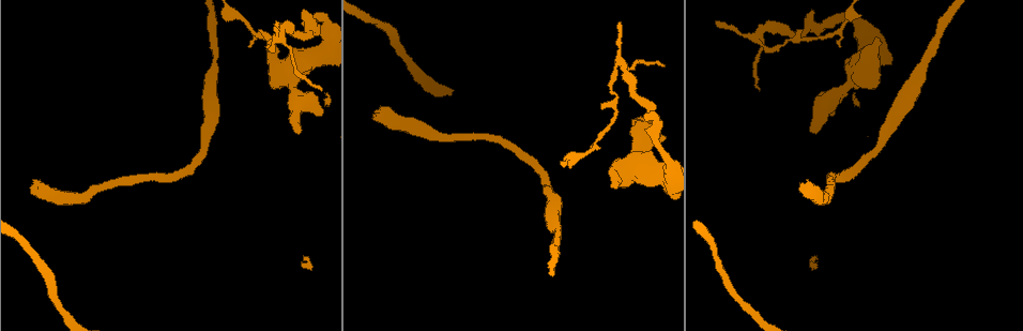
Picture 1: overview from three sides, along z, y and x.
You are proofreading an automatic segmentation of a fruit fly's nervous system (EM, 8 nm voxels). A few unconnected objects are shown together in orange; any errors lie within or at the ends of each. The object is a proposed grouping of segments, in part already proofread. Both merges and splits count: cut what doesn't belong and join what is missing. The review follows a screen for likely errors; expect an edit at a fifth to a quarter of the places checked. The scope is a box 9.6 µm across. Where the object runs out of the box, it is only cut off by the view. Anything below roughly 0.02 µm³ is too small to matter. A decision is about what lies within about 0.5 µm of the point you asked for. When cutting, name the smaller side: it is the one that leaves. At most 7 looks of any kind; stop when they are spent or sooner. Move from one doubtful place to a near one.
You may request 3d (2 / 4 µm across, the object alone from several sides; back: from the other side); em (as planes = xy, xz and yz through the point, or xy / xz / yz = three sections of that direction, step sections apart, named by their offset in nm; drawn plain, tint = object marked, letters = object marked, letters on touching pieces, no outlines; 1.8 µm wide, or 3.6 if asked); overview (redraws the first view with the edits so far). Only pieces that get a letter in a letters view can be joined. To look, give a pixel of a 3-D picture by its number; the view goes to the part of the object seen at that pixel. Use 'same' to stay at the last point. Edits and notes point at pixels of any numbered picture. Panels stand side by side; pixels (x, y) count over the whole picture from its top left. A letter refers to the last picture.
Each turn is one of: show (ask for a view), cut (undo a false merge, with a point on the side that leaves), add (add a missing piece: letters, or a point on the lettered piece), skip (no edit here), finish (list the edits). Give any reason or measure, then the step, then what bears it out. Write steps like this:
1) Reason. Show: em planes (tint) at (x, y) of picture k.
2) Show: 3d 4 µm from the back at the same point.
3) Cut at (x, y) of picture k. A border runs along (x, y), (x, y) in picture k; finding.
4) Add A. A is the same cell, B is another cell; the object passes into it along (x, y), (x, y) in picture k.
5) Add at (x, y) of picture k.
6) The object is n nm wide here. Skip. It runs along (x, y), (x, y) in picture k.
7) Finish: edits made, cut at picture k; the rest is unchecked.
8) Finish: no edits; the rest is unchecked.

An open end. Show: 3d 2 µm at (813, 131) of picture 1.

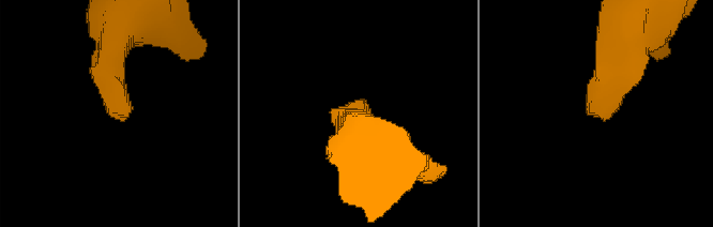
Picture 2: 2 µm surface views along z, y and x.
Shape alone is not enough. Show: em planes (letters) at (601, 117) of picture 2.

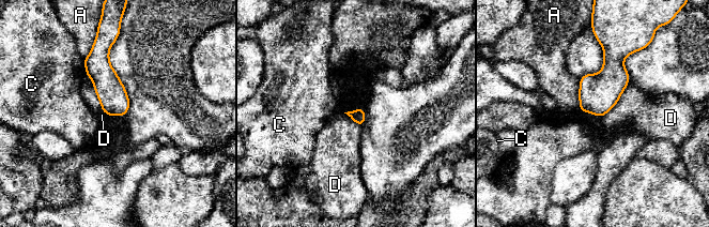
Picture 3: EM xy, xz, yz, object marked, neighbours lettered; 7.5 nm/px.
The longest contact is with D, 340 nm. Skip. A, C and D are other cells; a border runs along (628, 84), (619, 100), (600, 118) in picture 3; no lettered piece goes on from it.

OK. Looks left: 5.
Calibre changes. Show: em 3.6 µm xy step 8 (letters) at (761, 35) of picture 1.

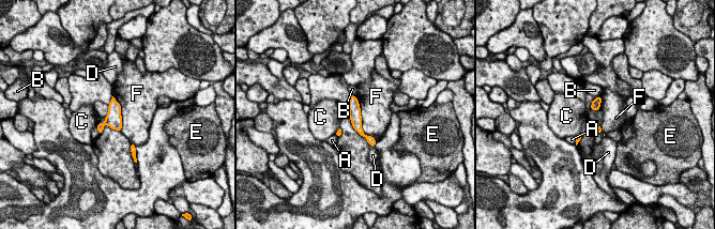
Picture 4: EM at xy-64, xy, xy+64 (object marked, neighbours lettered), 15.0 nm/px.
Cut at (593, 106) of picture 4. A, B, C, D, E and F are other cells; a border runs along (594, 98), (598, 107) in picture 4; two cells meet here.

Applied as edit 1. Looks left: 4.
Sudden change in width. Show: 3d 2 µm at (40, 193) of picture 1.

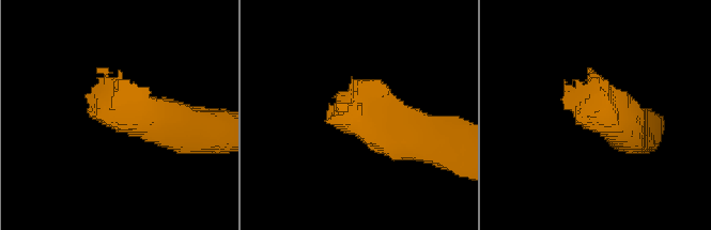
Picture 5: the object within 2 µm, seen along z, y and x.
Show: em planes (tint) at (601, 113) of picture 5.

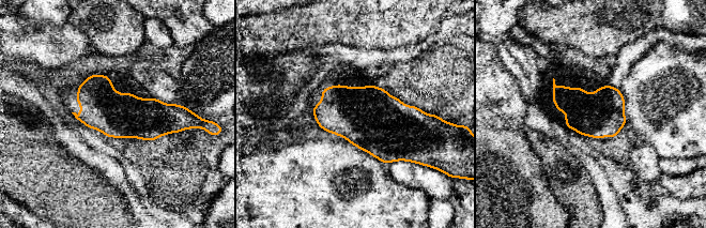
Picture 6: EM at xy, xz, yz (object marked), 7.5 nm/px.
See the neighbours. Show: em planes (letters) at the same point.

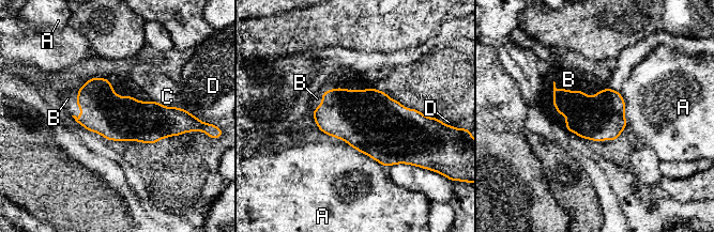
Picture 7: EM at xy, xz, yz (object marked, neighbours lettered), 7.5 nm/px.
The object is 340 nm wide here. Add B. B is the same cell, A, C and D are other cells; it goes on there.

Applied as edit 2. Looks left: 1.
Finish: edits made, cut at picture 4, add at picture 7; the rest is unchecked.

